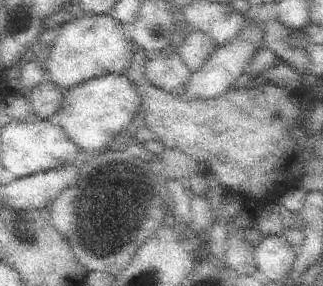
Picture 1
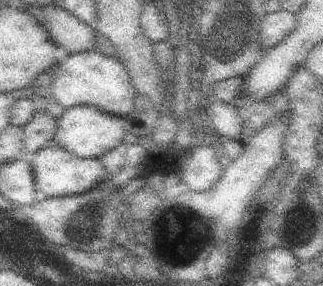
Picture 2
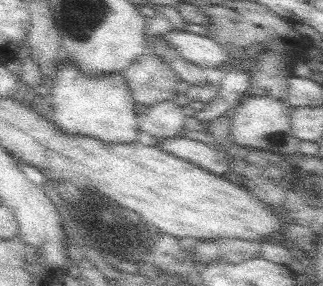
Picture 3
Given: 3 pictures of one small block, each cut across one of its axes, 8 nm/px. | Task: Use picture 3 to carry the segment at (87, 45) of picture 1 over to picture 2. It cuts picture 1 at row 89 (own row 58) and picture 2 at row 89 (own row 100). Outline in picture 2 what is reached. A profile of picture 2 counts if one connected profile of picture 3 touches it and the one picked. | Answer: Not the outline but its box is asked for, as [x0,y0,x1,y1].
[53,50,135,120]

